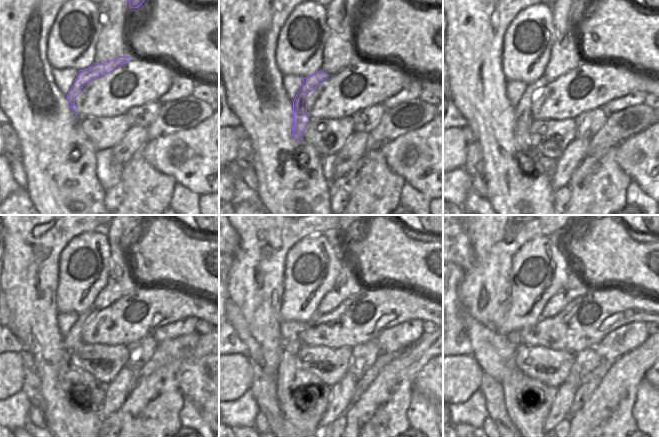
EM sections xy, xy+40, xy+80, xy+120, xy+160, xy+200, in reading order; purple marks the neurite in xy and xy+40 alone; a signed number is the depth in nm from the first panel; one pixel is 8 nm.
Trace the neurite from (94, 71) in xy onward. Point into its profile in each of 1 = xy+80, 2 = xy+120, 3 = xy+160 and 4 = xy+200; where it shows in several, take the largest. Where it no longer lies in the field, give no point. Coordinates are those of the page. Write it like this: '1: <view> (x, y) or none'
1: xy+80 (523, 118)
2: xy+120 (71, 343)
3: xy+160 (289, 377)
4: xy+200 (515, 381)

